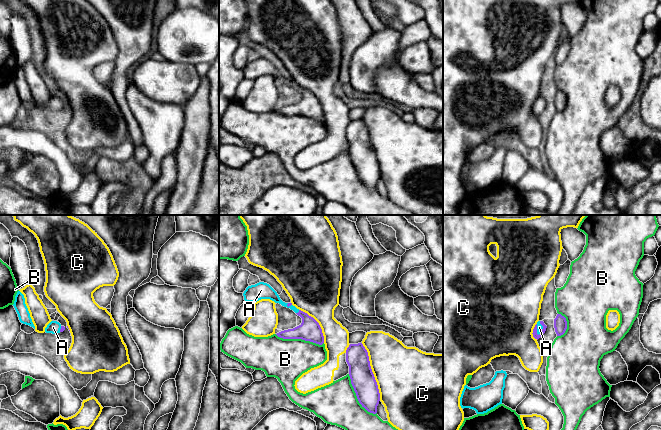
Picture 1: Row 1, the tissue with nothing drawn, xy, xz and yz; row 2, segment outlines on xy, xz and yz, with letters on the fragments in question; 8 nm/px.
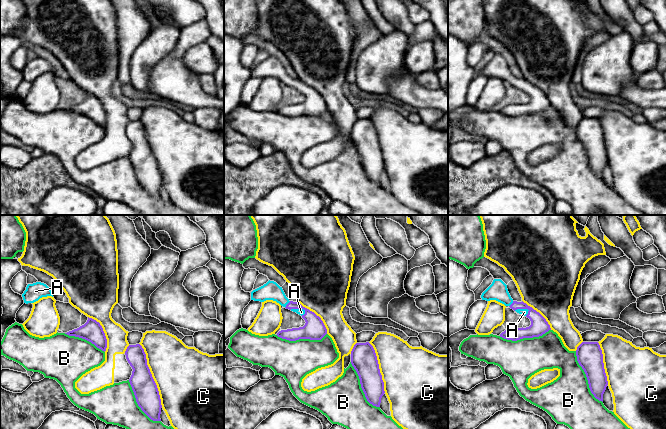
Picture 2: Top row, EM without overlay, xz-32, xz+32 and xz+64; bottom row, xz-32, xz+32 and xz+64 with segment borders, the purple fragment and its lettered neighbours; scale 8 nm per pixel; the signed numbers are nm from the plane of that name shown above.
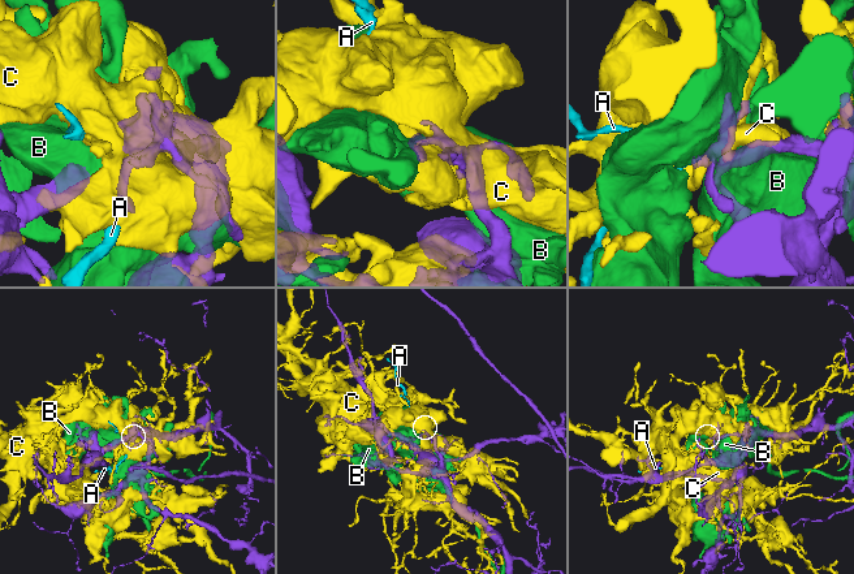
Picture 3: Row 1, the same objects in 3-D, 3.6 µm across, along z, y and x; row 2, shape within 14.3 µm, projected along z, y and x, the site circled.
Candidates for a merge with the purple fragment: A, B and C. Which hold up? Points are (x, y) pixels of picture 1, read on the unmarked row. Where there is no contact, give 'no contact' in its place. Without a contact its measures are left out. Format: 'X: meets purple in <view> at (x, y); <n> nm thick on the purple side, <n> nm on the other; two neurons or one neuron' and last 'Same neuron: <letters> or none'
A: meets purple in yz at (543, 104); 50 nm thick on the purple side, 50 nm on the other; one neuron
B: meets purple in xz at (299, 114); 170 nm thick on the purple side, 340 nm on the other; two neurons
C: meets purple in xz at (372, 148); 190 nm thick on the purple side, 460 nm on the other; two neurons
Same neuron: A

